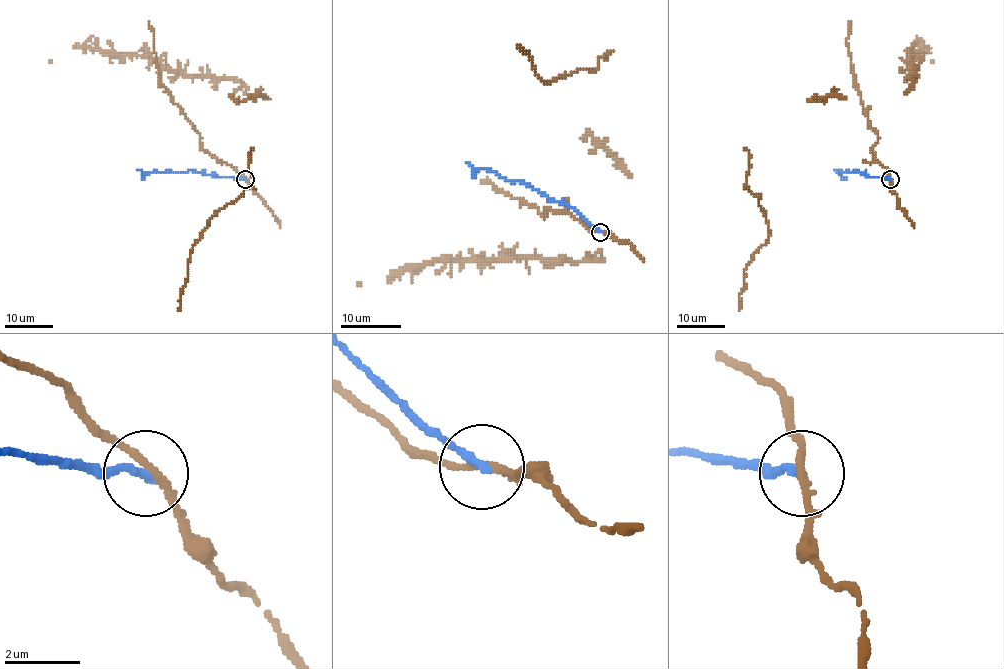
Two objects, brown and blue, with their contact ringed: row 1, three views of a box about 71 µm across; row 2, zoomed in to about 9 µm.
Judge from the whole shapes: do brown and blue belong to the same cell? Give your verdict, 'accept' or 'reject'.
reject

